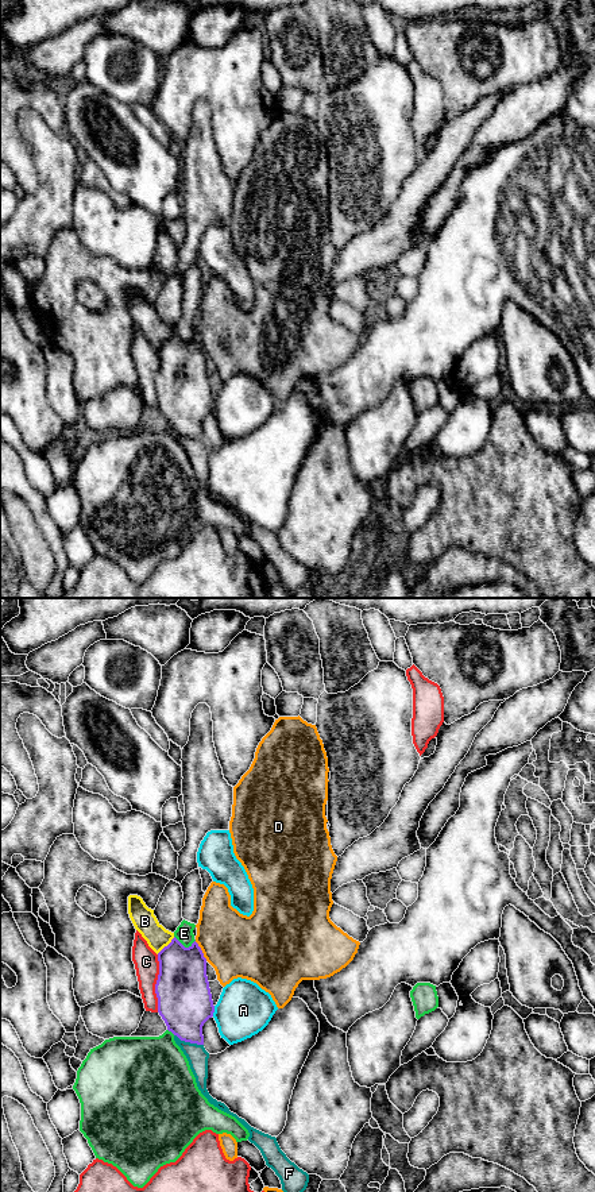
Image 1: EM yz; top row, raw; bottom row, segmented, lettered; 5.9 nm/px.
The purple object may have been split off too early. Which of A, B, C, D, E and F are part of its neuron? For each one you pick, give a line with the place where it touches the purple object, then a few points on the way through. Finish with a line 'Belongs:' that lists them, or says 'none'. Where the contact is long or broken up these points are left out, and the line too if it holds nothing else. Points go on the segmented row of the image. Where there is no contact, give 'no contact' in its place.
Belongs: none

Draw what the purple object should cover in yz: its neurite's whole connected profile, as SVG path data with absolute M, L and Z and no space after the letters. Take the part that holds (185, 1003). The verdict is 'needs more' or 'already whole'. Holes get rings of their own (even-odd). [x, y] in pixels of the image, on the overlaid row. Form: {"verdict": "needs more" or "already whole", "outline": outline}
{"verdict": "already whole", "outline": "M175 937L158 953L155 984L158 1012L181 1041L204 1045L202 1026L215 1006L206 976L206 958L194 941L185 948Z"}

